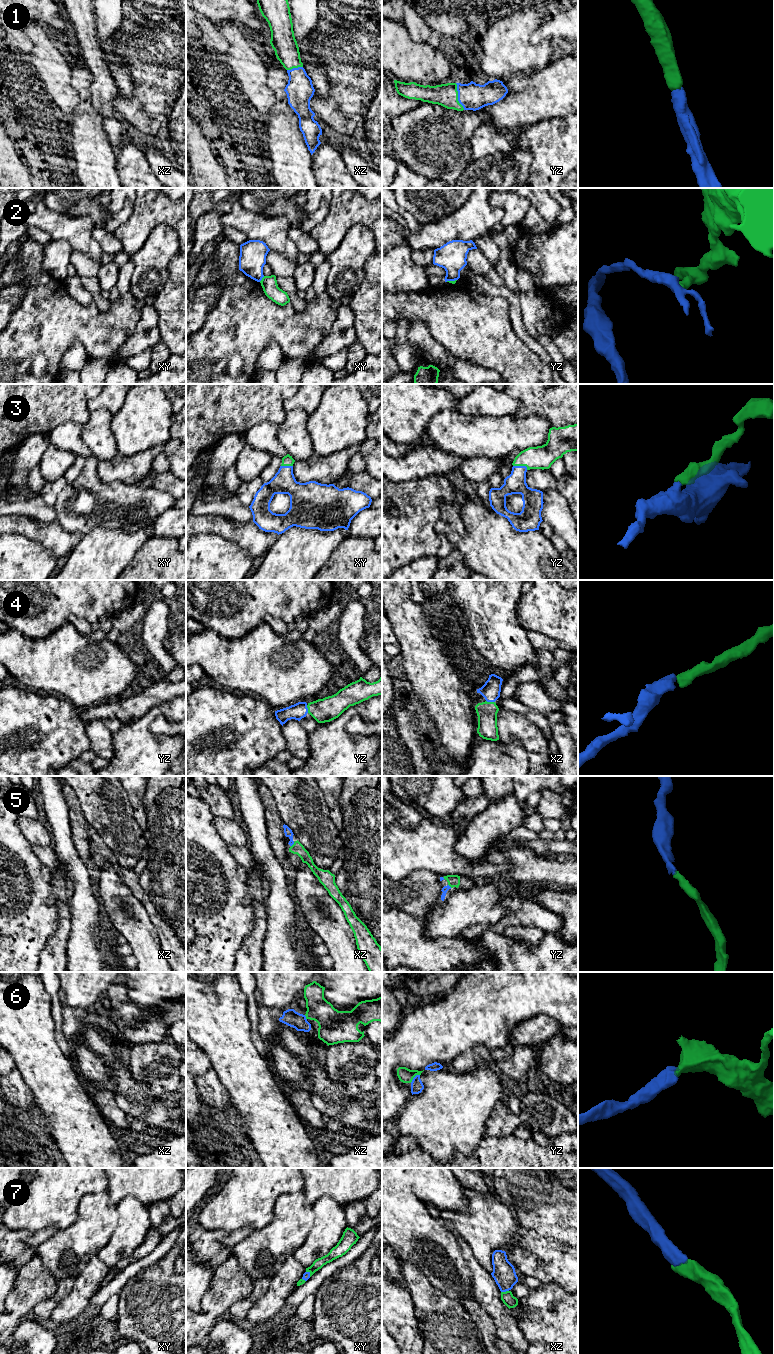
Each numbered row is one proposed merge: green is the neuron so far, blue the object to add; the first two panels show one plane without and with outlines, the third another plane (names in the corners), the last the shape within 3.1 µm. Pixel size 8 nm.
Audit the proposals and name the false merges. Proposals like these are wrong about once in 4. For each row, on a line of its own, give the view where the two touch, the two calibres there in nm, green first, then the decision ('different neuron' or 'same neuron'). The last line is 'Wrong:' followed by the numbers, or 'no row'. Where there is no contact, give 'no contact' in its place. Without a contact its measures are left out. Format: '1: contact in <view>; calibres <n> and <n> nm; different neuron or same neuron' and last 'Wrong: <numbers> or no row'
1: contact in yz; calibres 190 and 220 nm; same neuron
2: contact in xy; calibres 130 and 220 nm; different neuron
3: contact in yz; calibres 190 and 170 nm; same neuron
4: contact in xz; calibres 160 and 150 nm; same neuron
5: contact in xz; calibres 100 and 70 nm; same neuron
6: contact in yz; calibres 120 and 100 nm; same neuron
7: contact in xz; calibres 100 and 180 nm; same neuron
Wrong: 2

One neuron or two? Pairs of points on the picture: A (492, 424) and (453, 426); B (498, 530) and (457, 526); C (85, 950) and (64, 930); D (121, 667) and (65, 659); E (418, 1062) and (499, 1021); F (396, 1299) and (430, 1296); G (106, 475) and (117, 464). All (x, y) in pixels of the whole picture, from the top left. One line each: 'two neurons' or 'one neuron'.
A: one neuron
B: two neurons
C: two neurons
D: one neuron
E: one neuron
F: two neurons
G: one neuron

